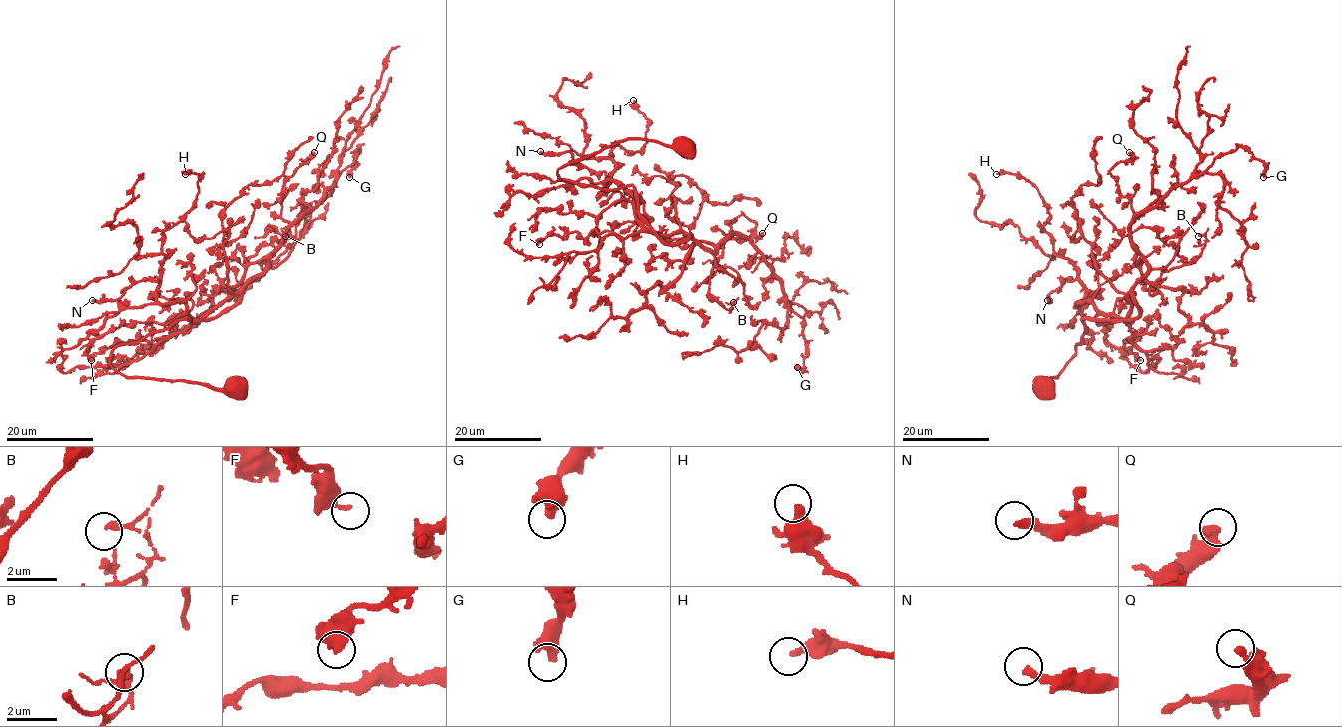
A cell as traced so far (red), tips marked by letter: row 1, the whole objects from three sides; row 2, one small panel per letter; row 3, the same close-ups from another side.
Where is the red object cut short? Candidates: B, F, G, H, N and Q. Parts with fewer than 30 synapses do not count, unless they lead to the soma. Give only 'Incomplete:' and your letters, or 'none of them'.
Incomplete: N

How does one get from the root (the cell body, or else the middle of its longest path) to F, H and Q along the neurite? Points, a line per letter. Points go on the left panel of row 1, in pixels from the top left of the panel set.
F: (232, 386), (128, 378), (110, 365), (118, 345), (194, 319), (175, 334), (103, 347), (91, 360)
H: (232, 386), (128, 378), (109, 360), (194, 319), (157, 301), (162, 234), (198, 195), (185, 174)
Q: (232, 386), (128, 378), (109, 357), (201, 319), (260, 275), (290, 224), (283, 184), (314, 152)

